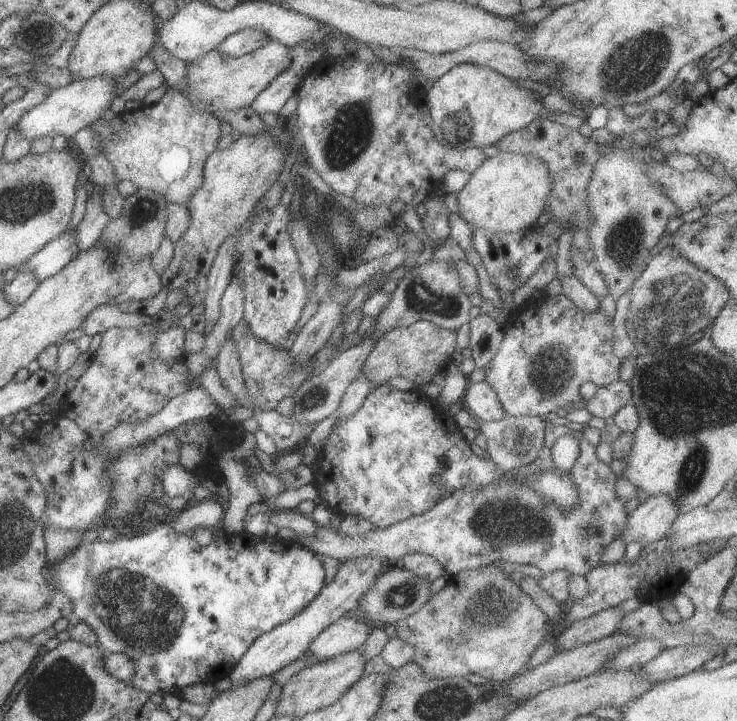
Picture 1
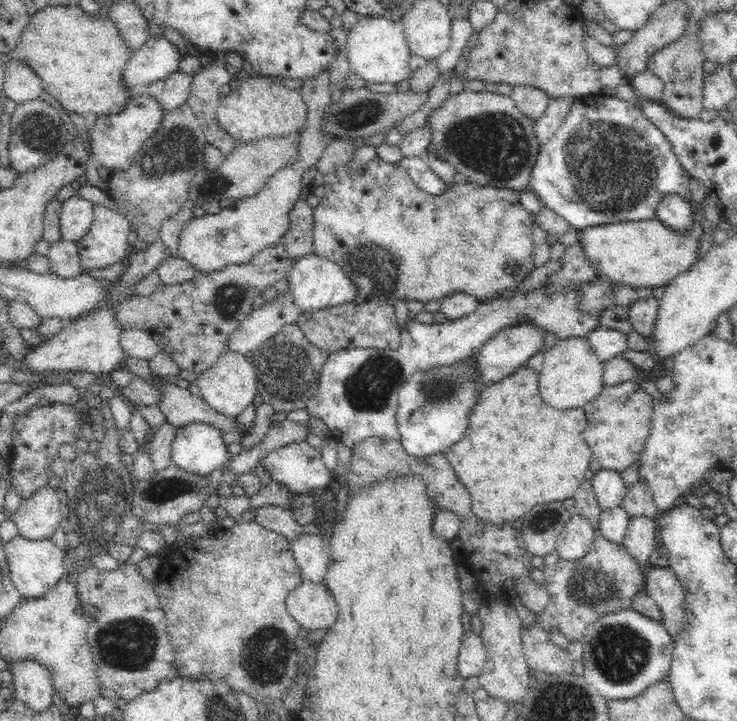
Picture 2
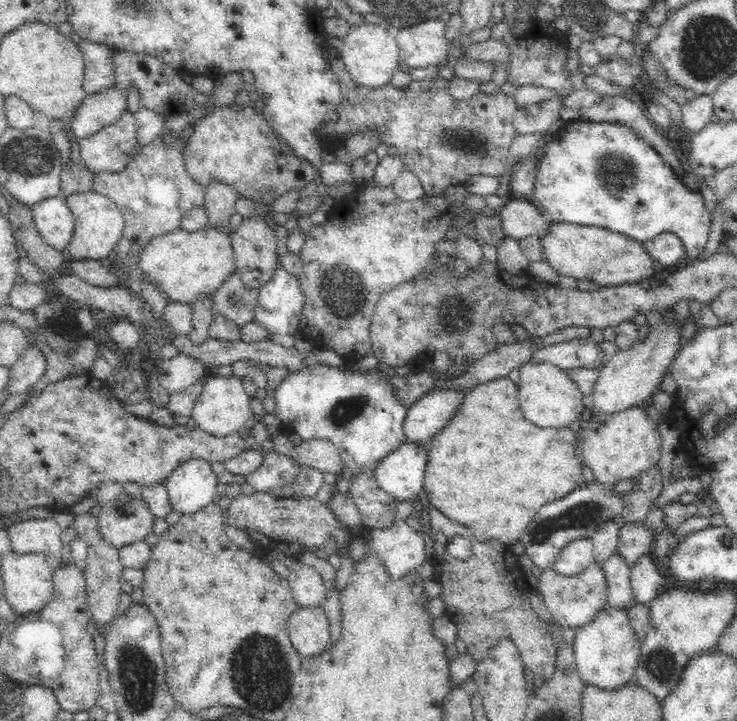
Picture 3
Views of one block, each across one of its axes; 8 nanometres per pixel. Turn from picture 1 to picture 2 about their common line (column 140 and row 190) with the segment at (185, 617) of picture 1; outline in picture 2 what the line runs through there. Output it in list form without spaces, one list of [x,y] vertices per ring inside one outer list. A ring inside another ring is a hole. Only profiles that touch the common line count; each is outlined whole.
[[[601,92],[574,100],[555,136],[539,148],[528,189],[543,206],[571,224],[571,229],[581,230],[601,224],[655,218],[658,202],[670,193],[679,194],[690,203],[691,177],[681,167],[662,130],[645,117],[640,107]]]

